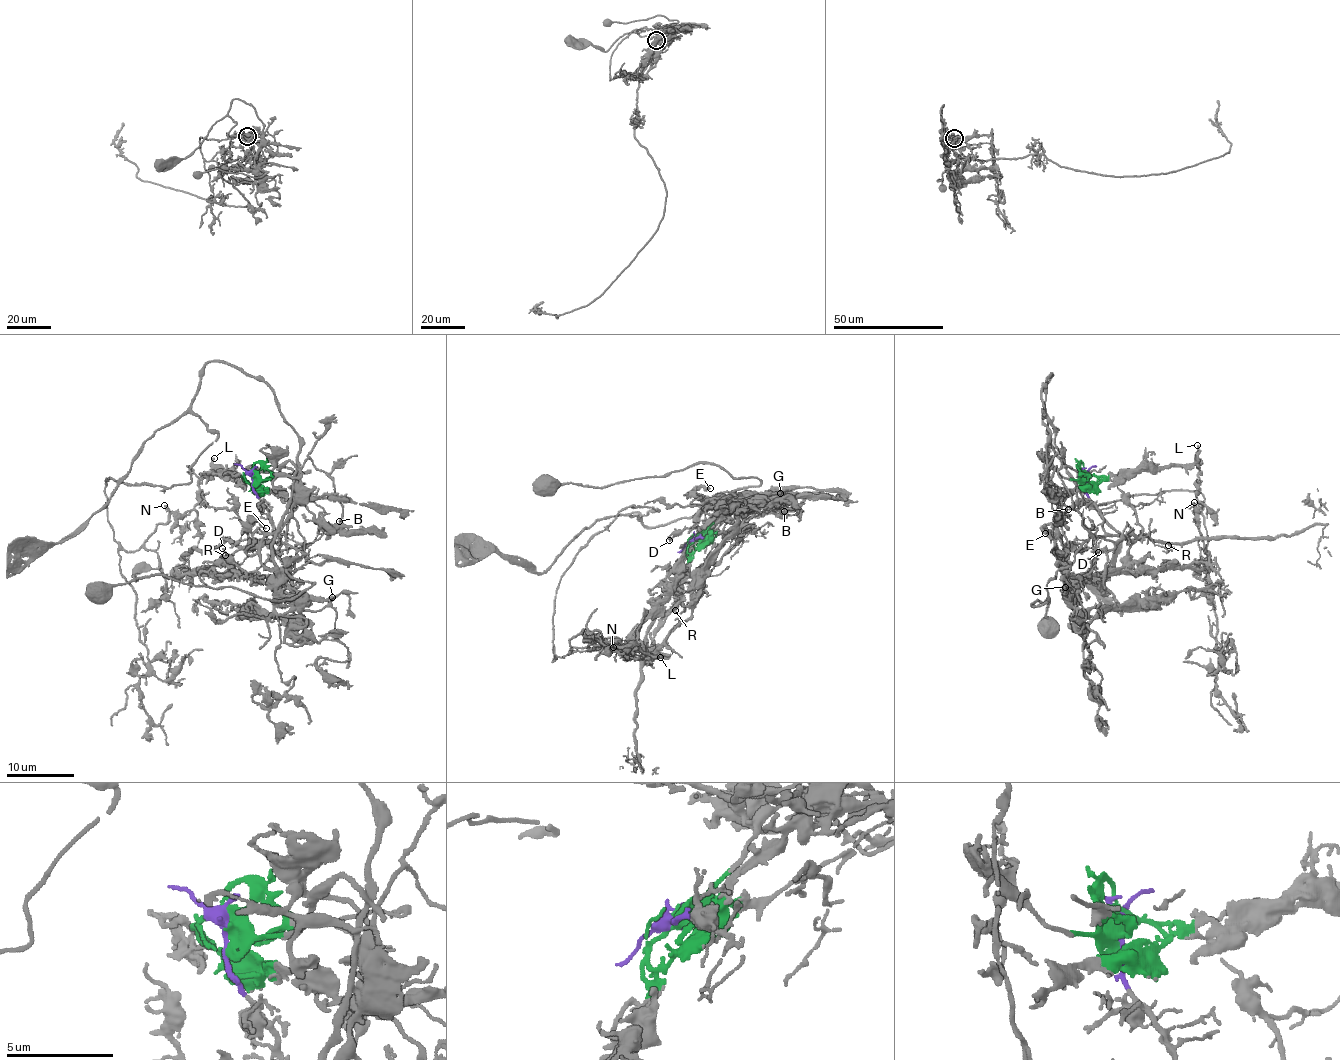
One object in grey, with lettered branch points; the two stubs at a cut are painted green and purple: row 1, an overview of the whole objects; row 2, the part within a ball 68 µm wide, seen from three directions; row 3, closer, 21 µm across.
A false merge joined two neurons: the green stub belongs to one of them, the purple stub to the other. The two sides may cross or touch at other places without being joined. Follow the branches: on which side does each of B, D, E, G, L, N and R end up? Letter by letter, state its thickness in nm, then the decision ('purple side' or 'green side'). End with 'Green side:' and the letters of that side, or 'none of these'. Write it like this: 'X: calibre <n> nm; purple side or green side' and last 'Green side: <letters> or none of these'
B: calibre 150 nm; green side
D: calibre 120 nm; purple side
E: calibre 220 nm; green side
G: calibre 200 nm; green side
L: calibre 140 nm; green side
N: calibre 140 nm; green side
R: calibre 130 nm; purple side
Green side: B, E, G, L, N

